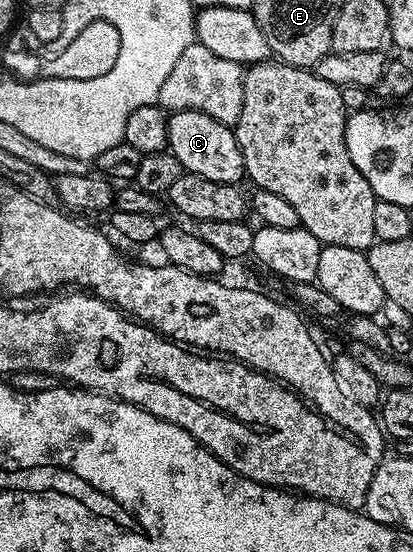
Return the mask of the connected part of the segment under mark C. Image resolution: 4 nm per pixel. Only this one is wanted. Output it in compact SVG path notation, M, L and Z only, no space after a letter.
M185 110L169 116L168 151L181 163L185 172L211 178L211 182L240 185L246 179L245 163L239 150L236 131L230 125L202 112Z

